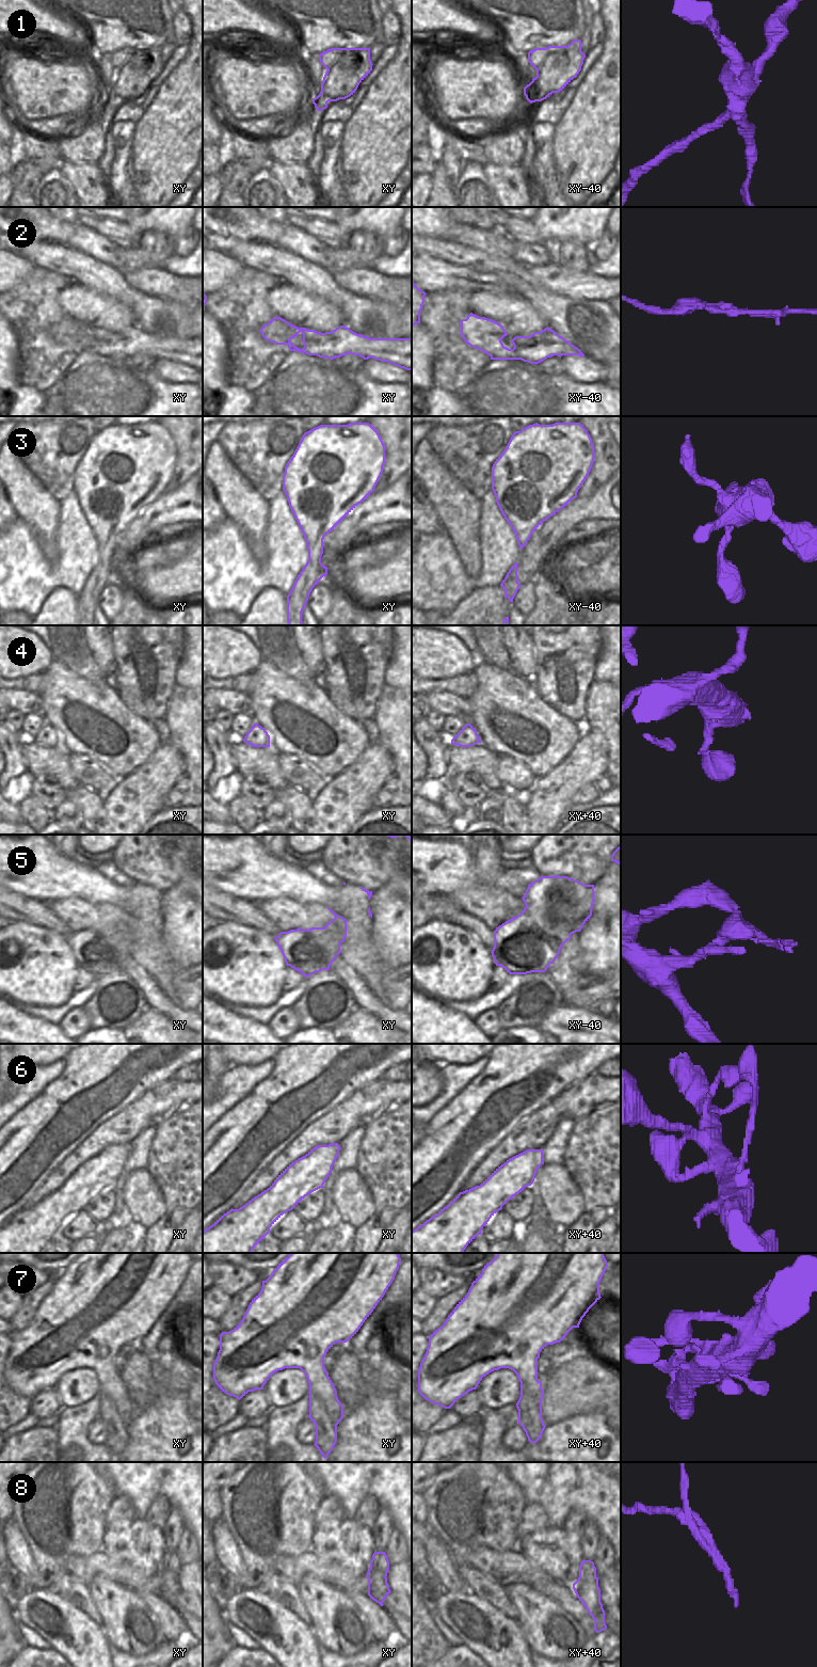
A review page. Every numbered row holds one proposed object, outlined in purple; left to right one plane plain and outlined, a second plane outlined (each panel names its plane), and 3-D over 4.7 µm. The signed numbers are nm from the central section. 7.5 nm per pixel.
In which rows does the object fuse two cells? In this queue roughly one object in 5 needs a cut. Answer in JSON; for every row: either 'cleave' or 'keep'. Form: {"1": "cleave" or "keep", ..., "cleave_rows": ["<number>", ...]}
{"1": "cleave", "2": "keep", "3": "keep", "4": "keep", "5": "keep", "6": "keep", "7": "cleave", "8": "cleave", "cleave_rows": ["1", "7", "8"]}

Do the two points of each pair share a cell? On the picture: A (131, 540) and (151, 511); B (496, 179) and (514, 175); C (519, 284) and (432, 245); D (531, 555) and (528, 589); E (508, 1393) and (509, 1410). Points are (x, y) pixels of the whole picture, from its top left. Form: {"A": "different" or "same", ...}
{"A": "same", "B": "same", "C": "same", "D": "different", "E": "different"}

